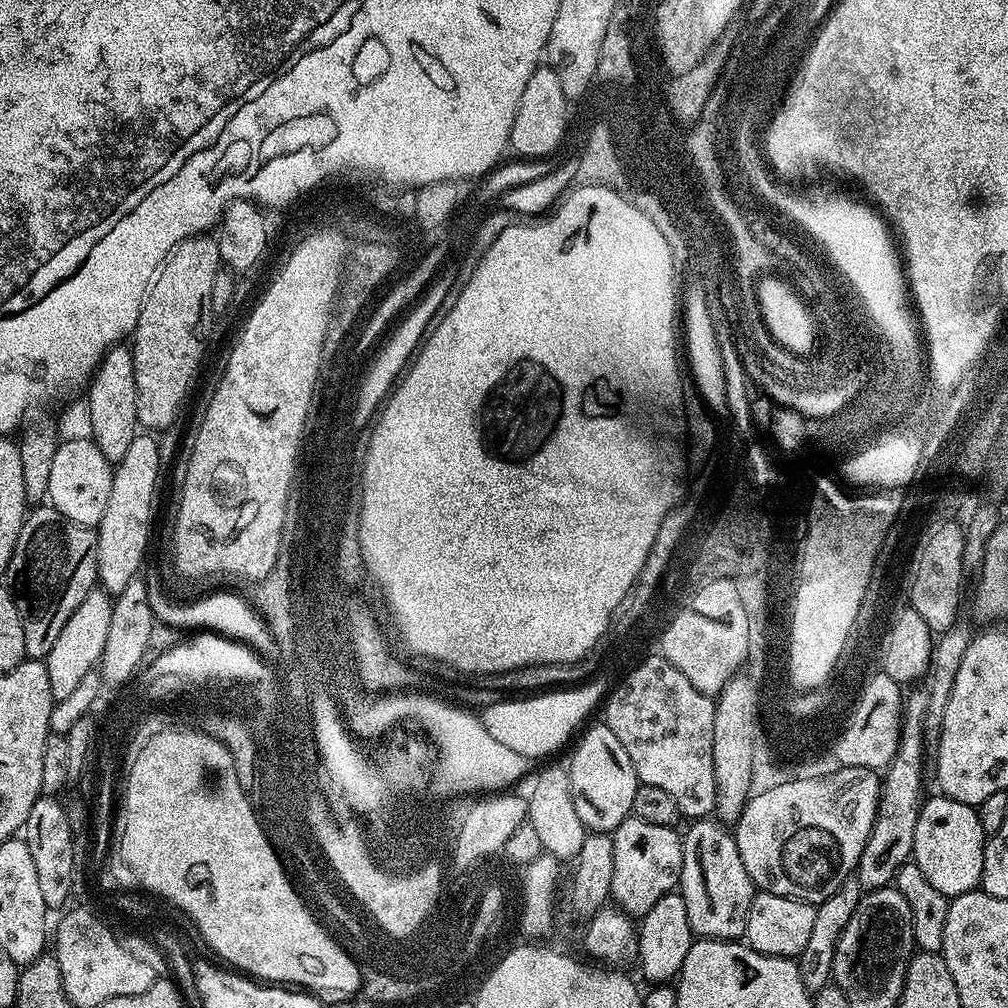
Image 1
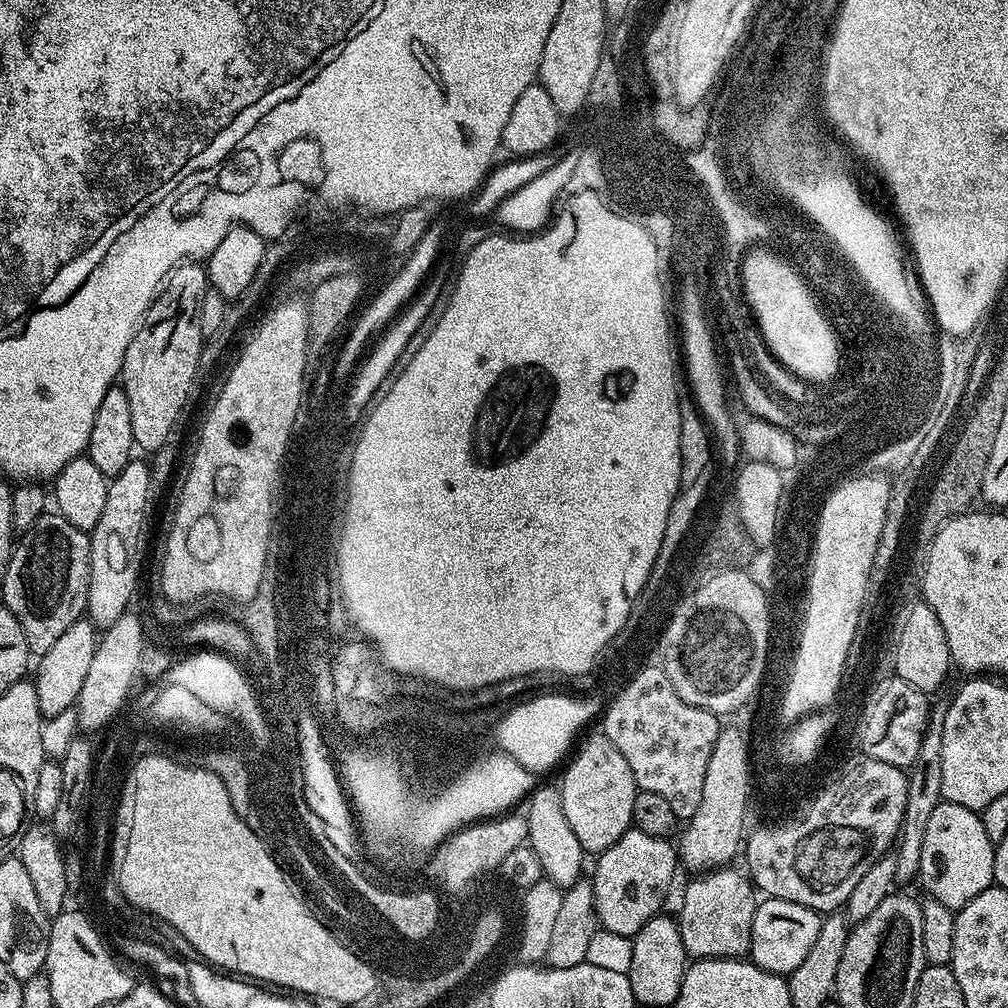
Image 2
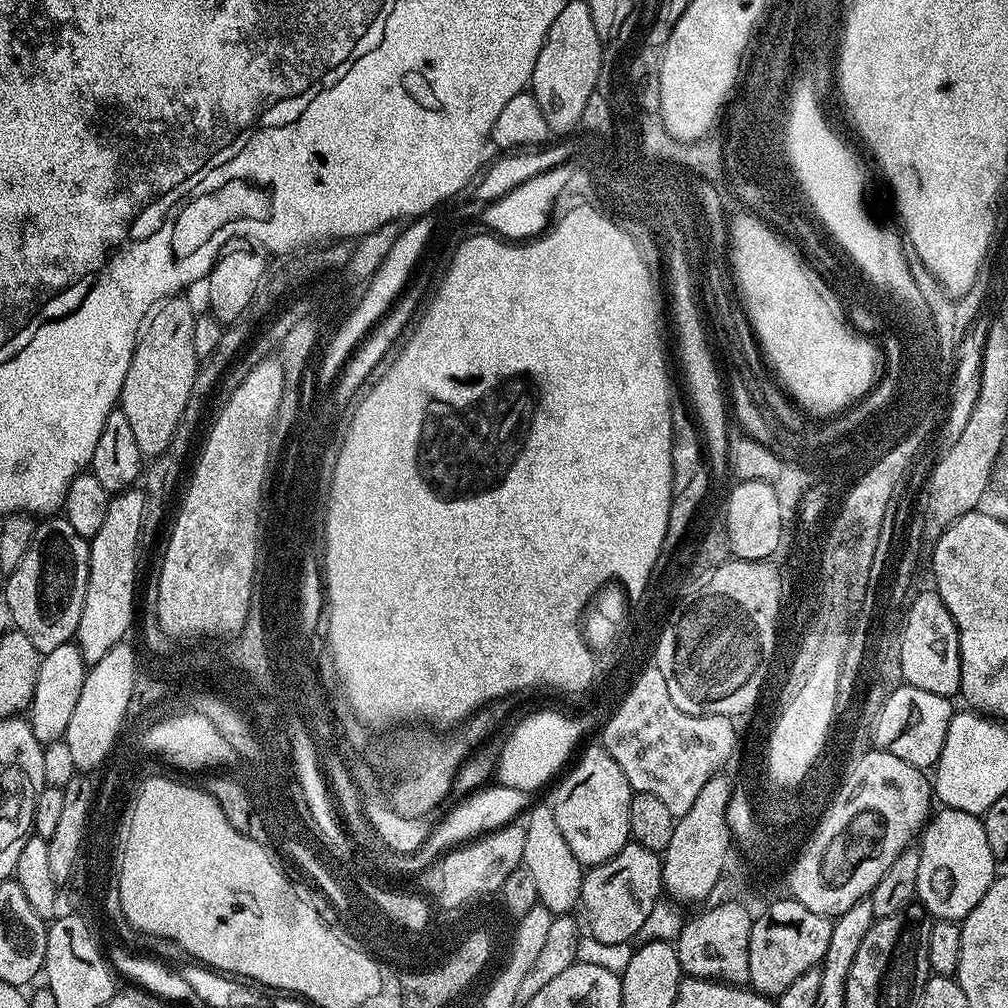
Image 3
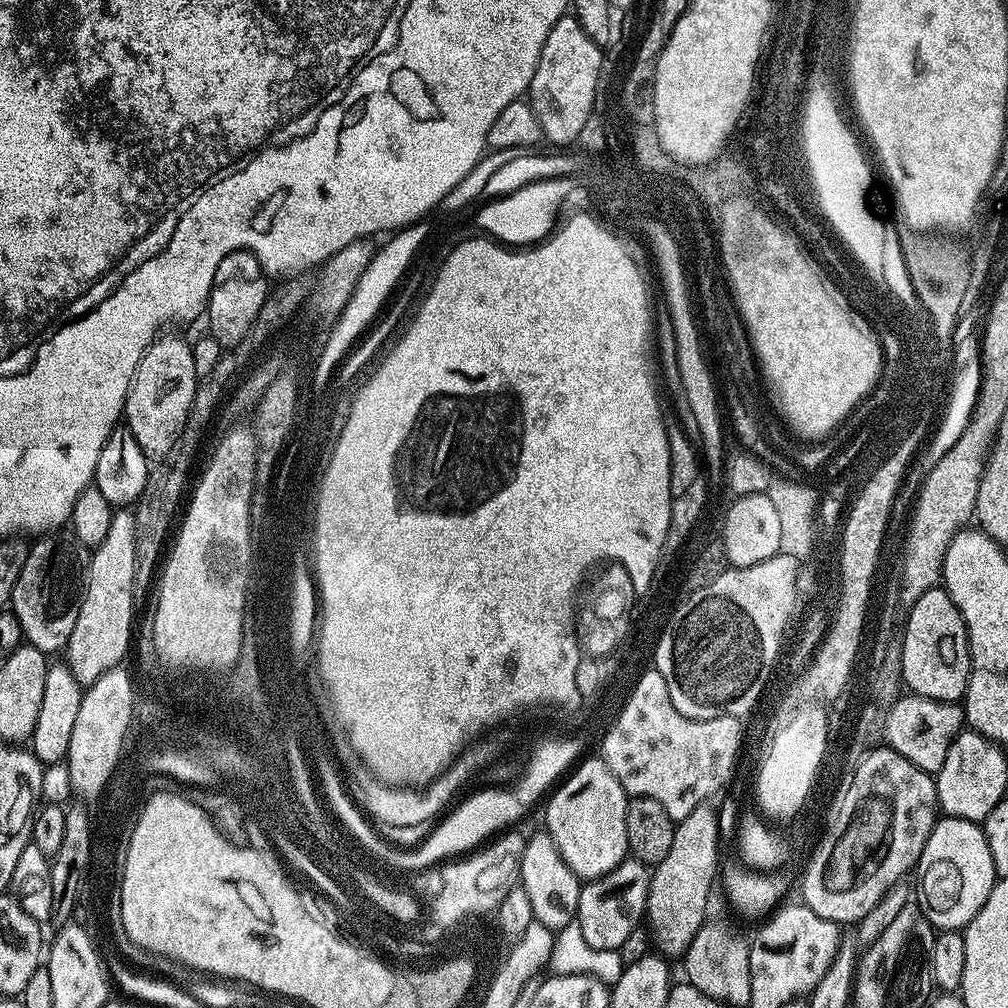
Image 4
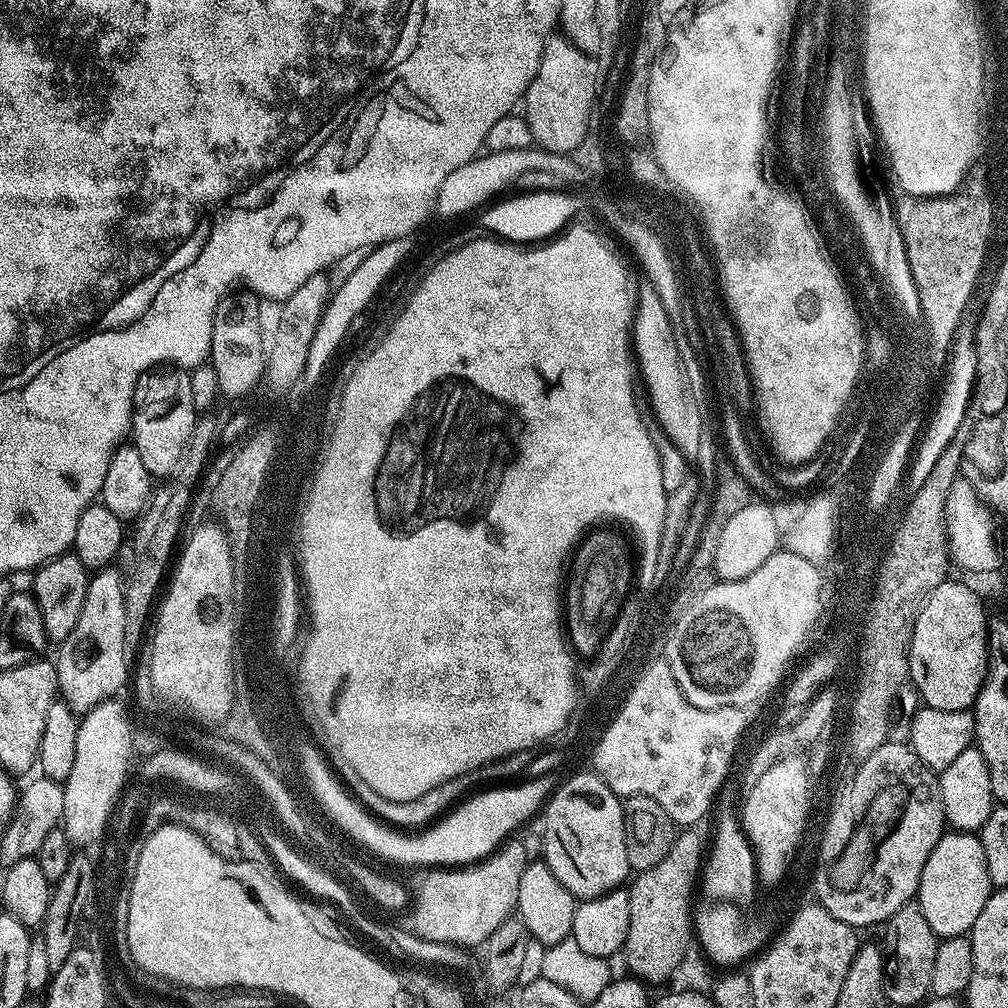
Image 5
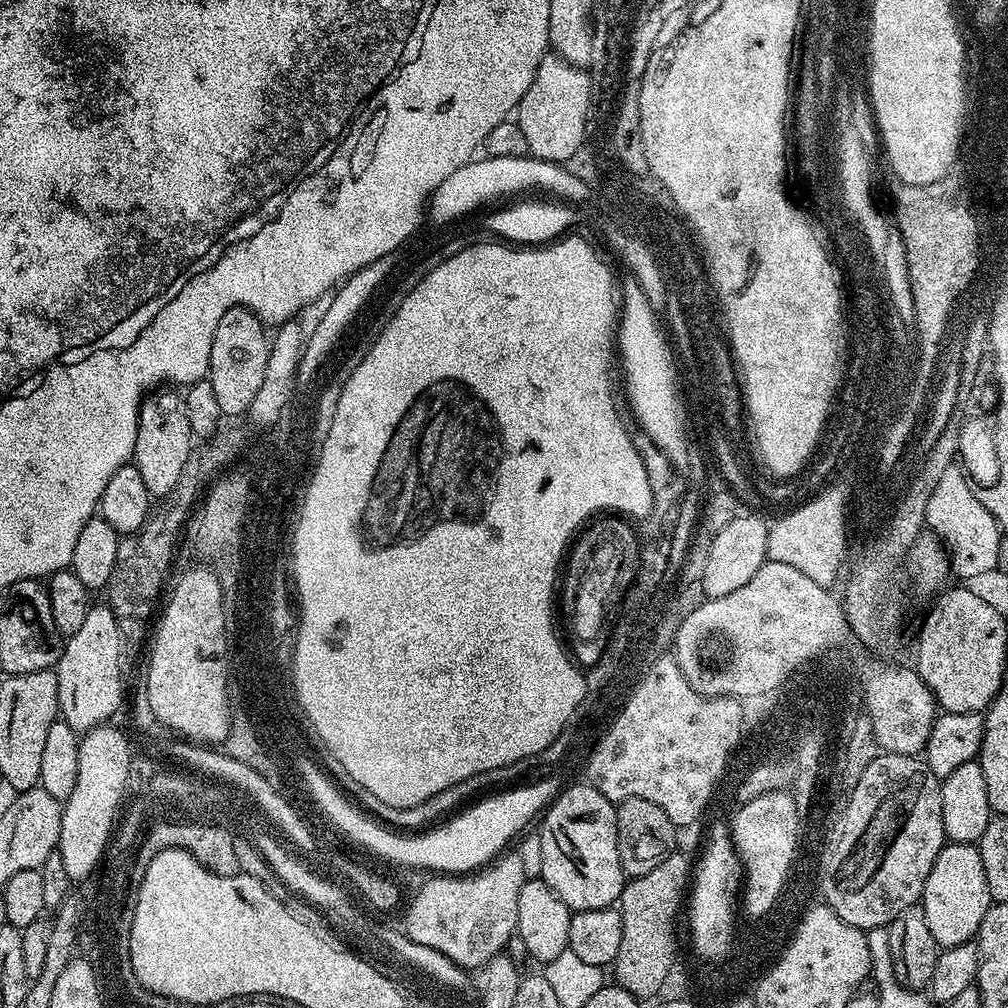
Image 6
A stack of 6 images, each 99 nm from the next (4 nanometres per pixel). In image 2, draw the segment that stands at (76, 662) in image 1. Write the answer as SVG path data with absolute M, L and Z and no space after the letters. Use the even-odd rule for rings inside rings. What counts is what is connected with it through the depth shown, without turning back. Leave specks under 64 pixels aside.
M81 618L74 622L74 626L66 629L62 638L54 641L54 646L50 646L46 654L38 657L34 664L34 683L41 717L57 716L62 714L62 710L75 708L82 690L82 682L86 682L86 673L90 671L90 662L94 658L97 643L96 625L87 618Z

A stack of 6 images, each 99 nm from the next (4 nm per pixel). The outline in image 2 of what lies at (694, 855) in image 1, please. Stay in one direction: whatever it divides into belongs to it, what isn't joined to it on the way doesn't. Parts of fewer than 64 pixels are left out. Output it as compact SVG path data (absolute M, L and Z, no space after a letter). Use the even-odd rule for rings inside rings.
M721 866L703 874L693 875L692 881L685 886L678 923L682 946L692 960L738 960L751 953L758 892L751 879L743 871L740 872L735 872L732 866Z

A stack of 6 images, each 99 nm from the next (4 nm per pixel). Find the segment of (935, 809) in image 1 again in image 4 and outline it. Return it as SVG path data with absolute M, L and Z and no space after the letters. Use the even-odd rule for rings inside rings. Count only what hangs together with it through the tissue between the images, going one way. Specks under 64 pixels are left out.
M953 816L937 819L930 838L920 855L920 897L918 903L926 918L937 930L963 930L982 910L990 890L998 879L994 862L990 858L990 846L986 846L986 834L977 821Z

